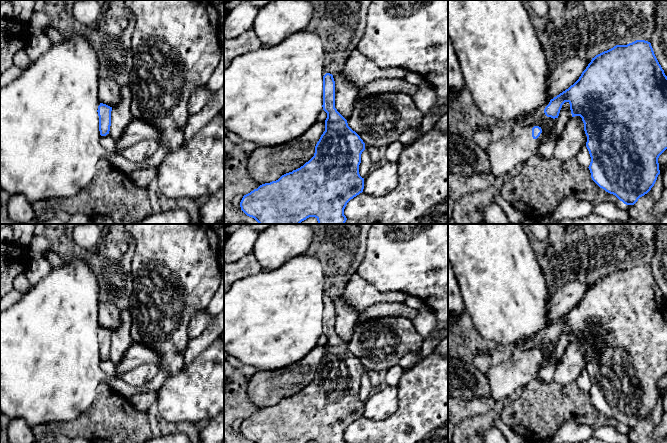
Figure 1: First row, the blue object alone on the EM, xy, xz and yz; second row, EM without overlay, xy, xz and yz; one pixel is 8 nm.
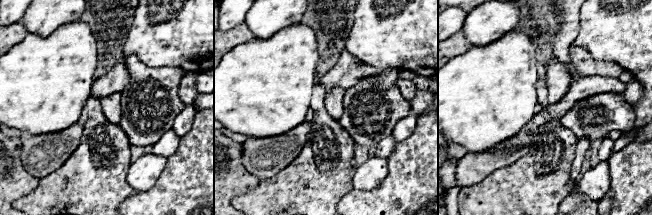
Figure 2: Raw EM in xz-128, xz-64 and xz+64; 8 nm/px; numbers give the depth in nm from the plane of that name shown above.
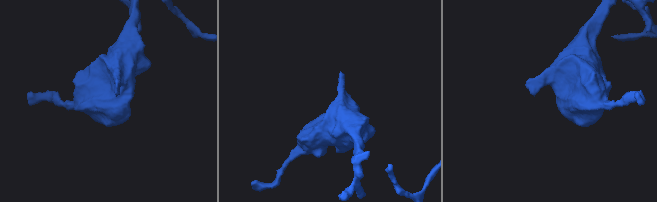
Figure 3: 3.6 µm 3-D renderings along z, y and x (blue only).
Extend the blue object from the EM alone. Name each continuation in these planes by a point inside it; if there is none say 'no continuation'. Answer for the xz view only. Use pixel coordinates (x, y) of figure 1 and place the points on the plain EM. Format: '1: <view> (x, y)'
no continuation

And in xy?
no continuation

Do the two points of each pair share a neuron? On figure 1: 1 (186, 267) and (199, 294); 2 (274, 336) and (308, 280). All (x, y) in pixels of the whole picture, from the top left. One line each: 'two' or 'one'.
1: one
2: one

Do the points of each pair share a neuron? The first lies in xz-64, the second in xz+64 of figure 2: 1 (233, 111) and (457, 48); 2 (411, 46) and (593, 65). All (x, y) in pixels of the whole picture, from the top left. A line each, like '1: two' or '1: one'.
1: two
2: two

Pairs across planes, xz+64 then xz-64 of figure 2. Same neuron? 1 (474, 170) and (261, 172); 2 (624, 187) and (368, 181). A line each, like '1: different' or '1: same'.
1: same
2: different

